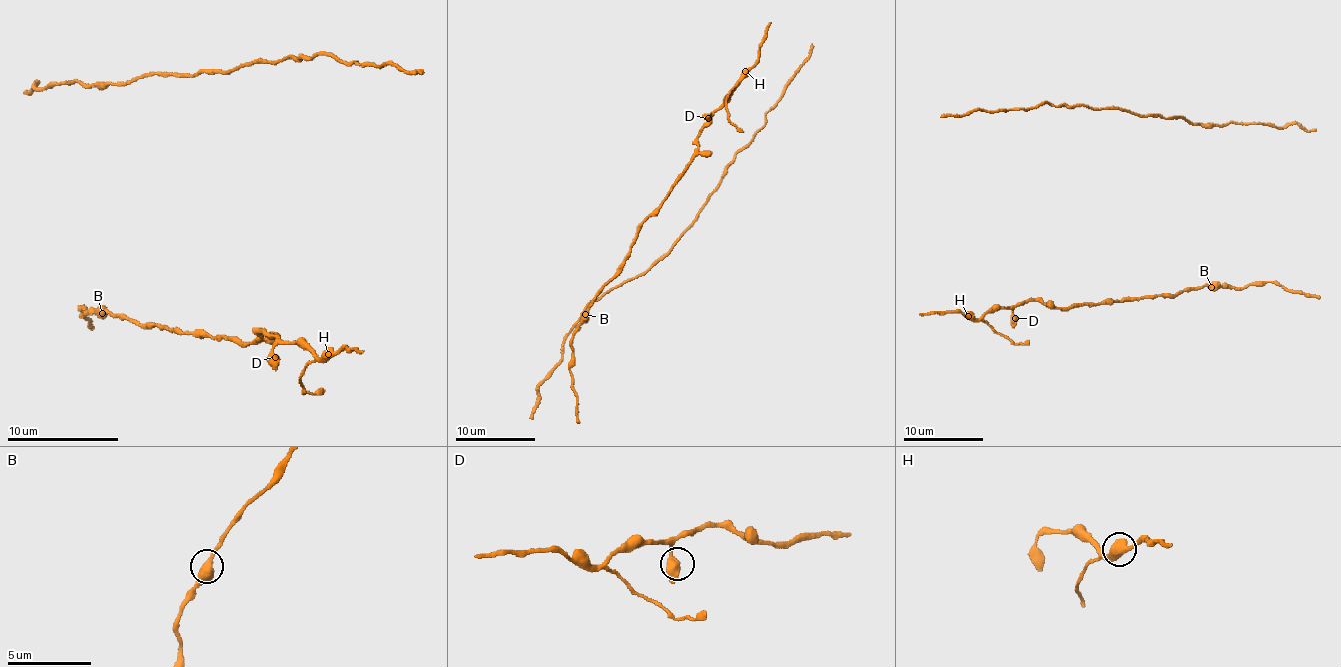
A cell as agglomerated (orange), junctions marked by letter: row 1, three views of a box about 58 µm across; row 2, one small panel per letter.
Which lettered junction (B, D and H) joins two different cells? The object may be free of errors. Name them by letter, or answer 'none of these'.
none of these

